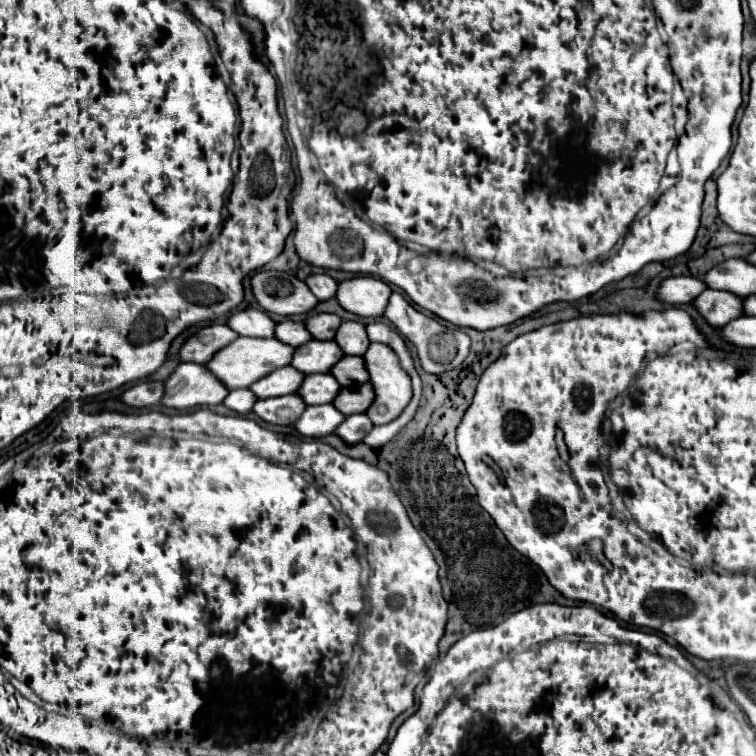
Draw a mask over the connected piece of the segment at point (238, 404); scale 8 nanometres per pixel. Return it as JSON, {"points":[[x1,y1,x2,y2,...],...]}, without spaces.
{"points":[[237,389,237,391,229,391,229,395,223,399,223,405,235,413,249,413,253,403,257,401,257,397,249,391,249,389]]}

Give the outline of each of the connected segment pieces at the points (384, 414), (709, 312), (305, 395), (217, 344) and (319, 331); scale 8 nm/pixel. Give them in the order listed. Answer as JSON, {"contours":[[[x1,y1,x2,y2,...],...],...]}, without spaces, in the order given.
{"contours":[[[371,343,367,347,363,359,365,359,365,367,369,371,369,383,373,385,373,391,375,391,375,399,373,399,371,407,365,411,365,415,373,421,373,425,391,423,393,419,397,419,401,415,401,411,405,409,405,405,411,399,409,375,405,375,405,371,401,371,401,365,397,363,397,355,393,355,393,351,389,351,389,347,385,347,381,343]],[[705,289,695,301,693,307,699,311,699,315,711,325,711,327,723,327,729,323,729,319,741,317,741,299,729,293]],[[305,375,301,387,297,389,297,395,305,401,305,405,323,405,331,403,337,397,339,383,333,379,333,375]],[[221,323,201,327,195,335,191,335,183,343,179,357,181,357,181,361,205,365,221,347,231,343,235,337,237,337,237,333,233,333,227,325,221,325]],[[319,313,305,321,305,329,311,333,313,339,319,339,319,341,331,341,339,325,341,325,341,319,331,313]]]}

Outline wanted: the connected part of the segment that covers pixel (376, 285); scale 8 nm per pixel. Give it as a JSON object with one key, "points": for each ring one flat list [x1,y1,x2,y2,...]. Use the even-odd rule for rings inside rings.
{"points":[[353,277,341,281,335,293,337,303,359,317,381,317,389,303,391,289,375,277]]}

